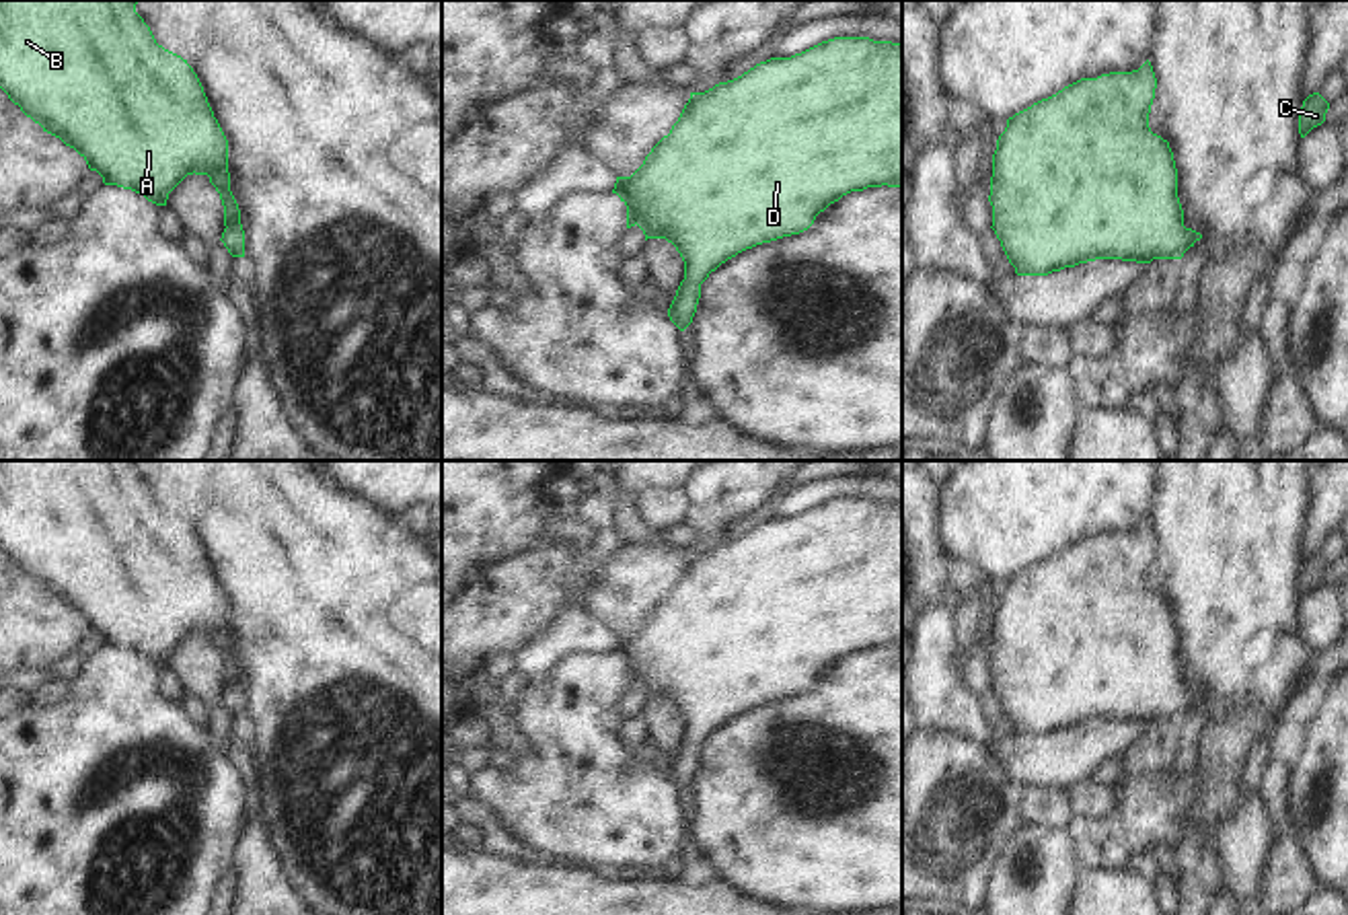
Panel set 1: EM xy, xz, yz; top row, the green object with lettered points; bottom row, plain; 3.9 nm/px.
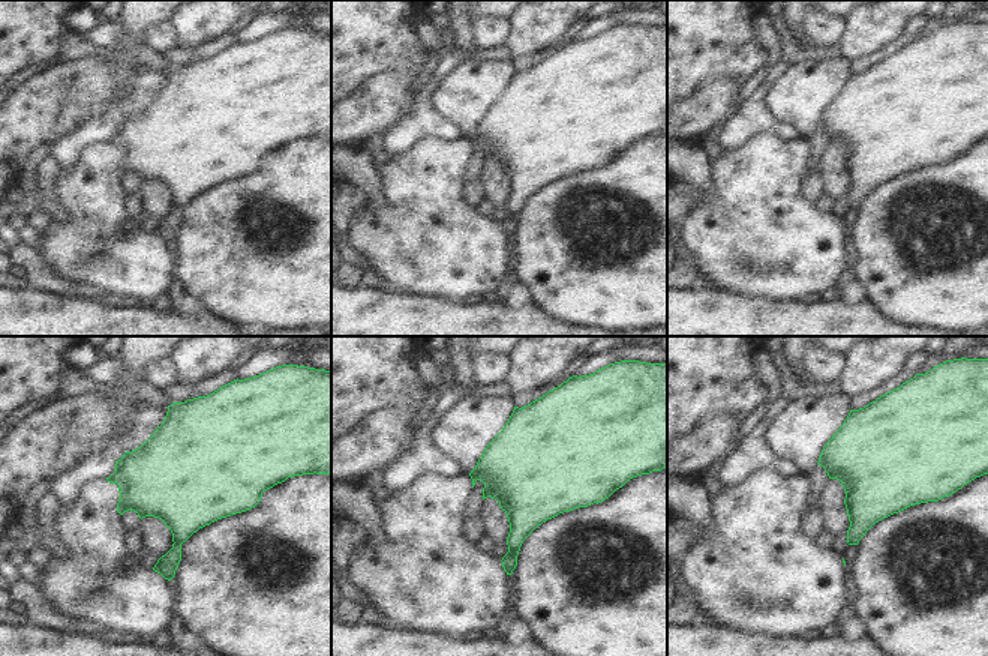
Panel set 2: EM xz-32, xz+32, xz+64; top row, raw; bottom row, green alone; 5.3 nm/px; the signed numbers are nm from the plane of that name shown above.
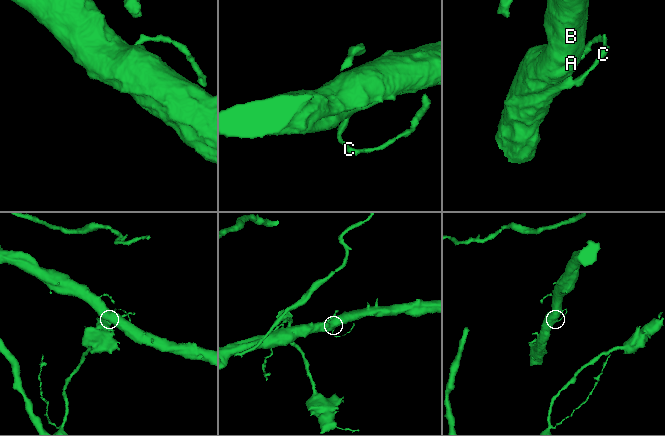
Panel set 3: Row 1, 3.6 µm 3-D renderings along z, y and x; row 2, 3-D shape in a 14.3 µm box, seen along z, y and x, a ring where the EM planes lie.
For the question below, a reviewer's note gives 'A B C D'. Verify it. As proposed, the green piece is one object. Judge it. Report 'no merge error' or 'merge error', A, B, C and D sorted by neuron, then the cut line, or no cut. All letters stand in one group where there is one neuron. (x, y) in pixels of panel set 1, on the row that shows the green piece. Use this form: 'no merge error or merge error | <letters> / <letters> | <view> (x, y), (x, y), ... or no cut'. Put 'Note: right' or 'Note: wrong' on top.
Note: right
no merge error | A B C D | no cut

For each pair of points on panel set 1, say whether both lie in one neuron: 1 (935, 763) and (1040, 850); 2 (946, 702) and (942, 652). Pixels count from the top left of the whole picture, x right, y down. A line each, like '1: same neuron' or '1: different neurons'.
1: different neurons
2: same neuron

